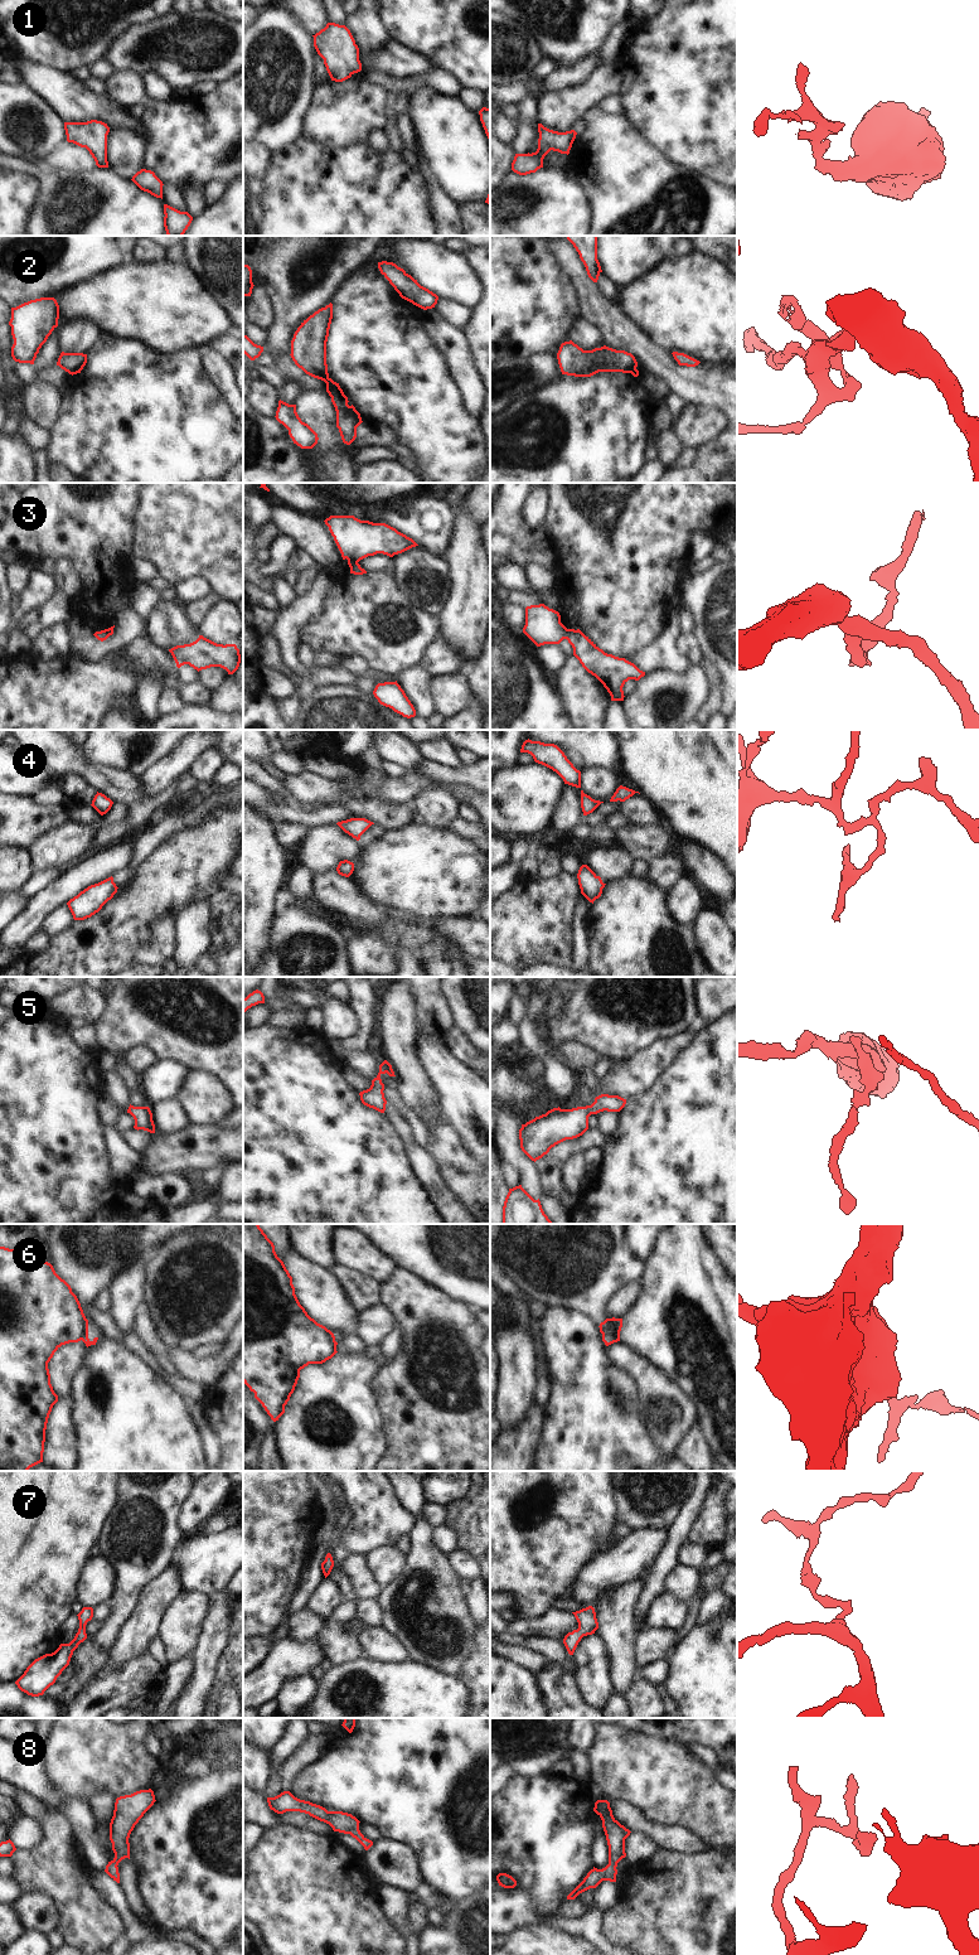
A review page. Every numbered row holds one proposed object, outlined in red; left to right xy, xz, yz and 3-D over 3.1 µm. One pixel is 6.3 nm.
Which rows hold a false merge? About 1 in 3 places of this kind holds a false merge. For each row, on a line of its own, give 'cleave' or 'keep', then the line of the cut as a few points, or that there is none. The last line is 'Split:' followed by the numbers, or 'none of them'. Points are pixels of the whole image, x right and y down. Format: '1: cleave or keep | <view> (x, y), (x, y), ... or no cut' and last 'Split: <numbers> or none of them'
1: keep | no cut
2: cleave | xz (328, 376), (321, 380)
3: cleave | xz (348, 559), (357, 562)
4: keep | no cut
5: keep | no cut
6: cleave | yz (606, 1319), (609, 1329), (619, 1340)
7: keep | no cut
8: keep | no cut
Split: 2, 3, 6

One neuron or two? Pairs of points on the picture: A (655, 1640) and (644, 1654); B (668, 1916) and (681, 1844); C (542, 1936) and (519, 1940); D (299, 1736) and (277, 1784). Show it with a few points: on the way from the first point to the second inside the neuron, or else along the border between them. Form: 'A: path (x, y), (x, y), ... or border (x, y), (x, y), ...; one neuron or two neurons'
A: path (652, 1644), (646, 1650); one neuron
B: border (678, 1852), (691, 1853); two neurons
C: path (537, 1940), (524, 1940); one neuron
D: path (287, 1747), (280, 1756), (277, 1772); one neuron

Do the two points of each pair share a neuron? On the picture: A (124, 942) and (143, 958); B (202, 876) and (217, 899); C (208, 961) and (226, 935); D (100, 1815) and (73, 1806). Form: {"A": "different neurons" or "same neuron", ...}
{"A": "different neurons", "B": "different neurons", "C": "same neuron", "D": "different neurons"}

